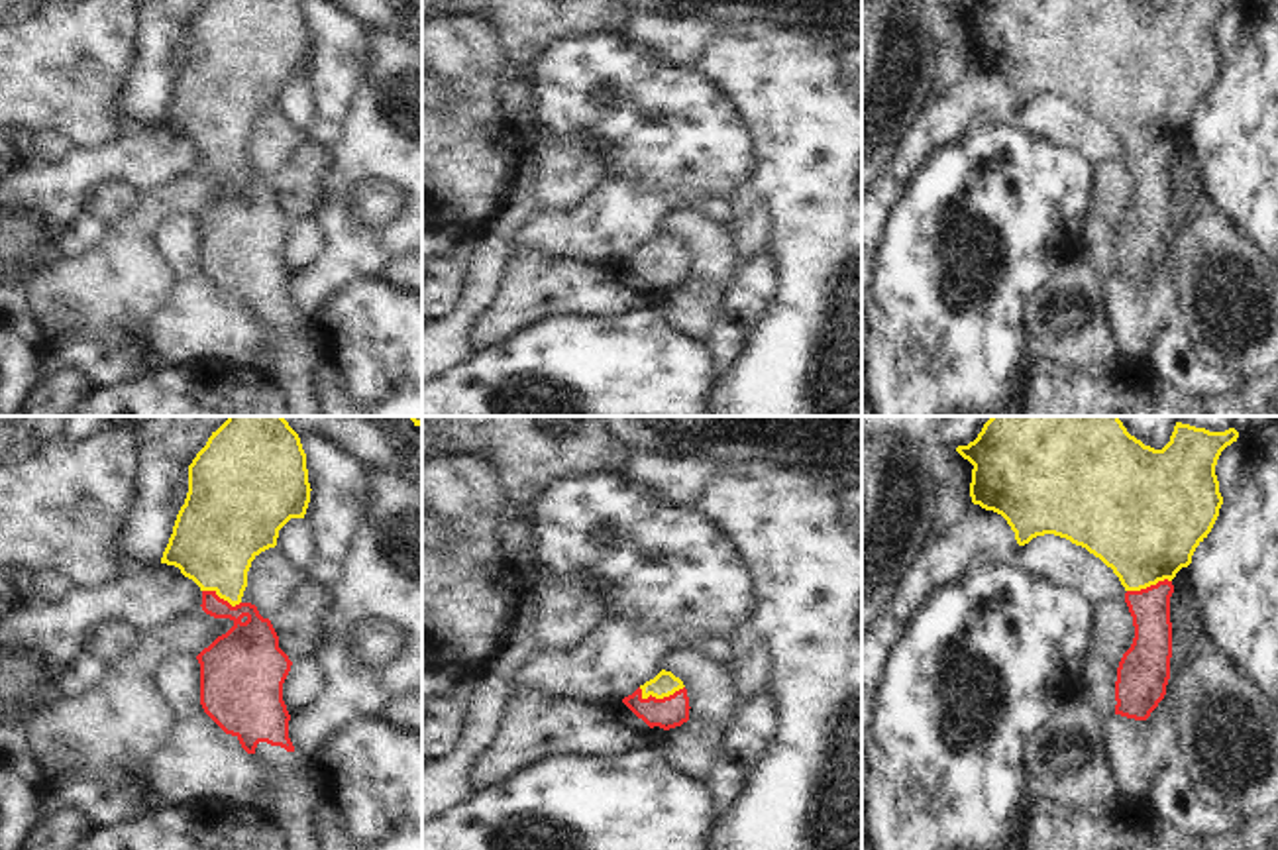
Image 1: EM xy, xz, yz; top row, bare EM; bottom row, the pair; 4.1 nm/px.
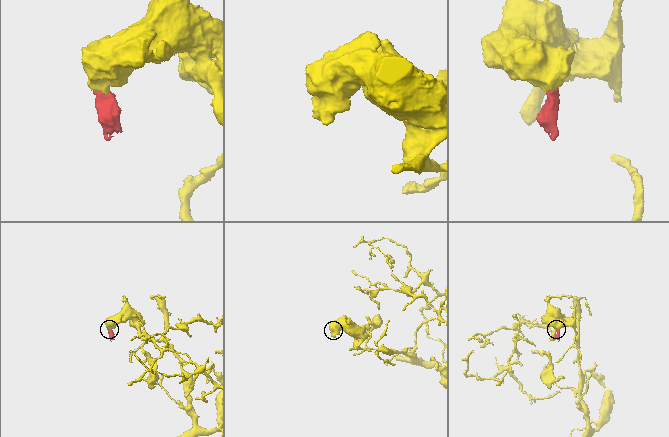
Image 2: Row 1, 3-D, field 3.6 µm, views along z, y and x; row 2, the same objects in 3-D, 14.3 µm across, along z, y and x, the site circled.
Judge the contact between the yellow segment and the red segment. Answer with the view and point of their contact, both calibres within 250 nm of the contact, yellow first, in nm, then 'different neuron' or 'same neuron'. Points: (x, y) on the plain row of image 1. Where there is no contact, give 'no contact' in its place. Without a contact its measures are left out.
meets yellow in xz at (658, 258); 100 nm thick on the yellow side, 130 nm on the other; same neuron

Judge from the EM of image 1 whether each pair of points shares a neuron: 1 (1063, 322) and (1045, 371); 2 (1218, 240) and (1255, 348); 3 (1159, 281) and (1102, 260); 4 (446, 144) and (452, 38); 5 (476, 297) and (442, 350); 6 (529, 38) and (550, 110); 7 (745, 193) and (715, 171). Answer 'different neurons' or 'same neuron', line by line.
1: different neurons
2: same neuron
3: different neurons
4: same neuron
5: same neuron
6: different neurons
7: different neurons

